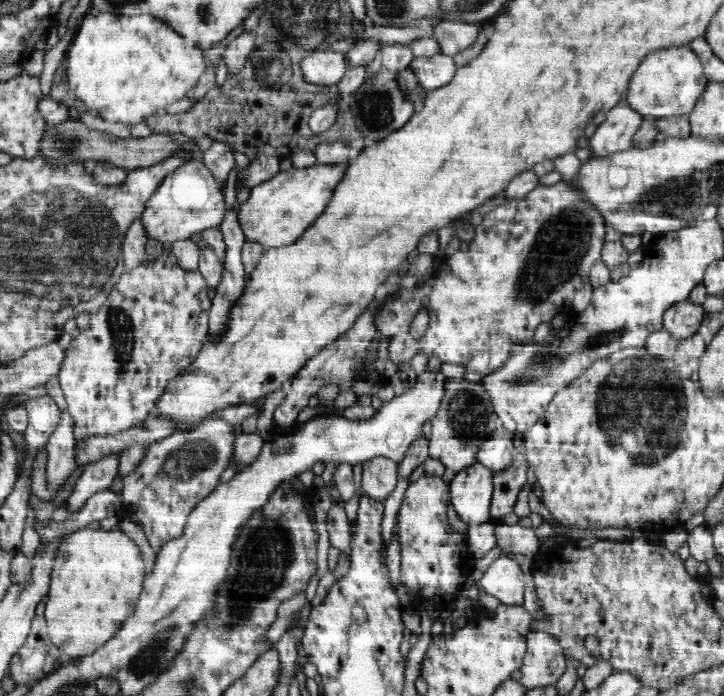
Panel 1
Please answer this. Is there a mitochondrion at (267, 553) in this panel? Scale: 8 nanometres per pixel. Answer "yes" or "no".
yes

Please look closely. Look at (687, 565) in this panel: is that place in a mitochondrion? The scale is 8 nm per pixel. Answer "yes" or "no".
no

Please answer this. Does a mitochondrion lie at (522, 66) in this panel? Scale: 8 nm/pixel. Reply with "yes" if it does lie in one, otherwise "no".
no

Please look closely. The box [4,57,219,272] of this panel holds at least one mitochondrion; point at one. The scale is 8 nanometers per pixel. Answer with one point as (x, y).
(68, 144)

